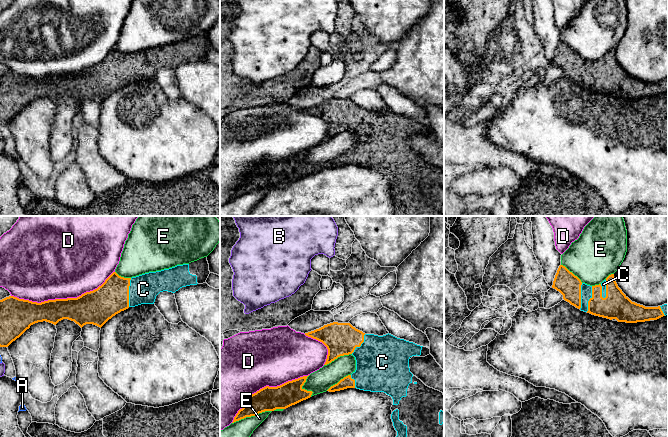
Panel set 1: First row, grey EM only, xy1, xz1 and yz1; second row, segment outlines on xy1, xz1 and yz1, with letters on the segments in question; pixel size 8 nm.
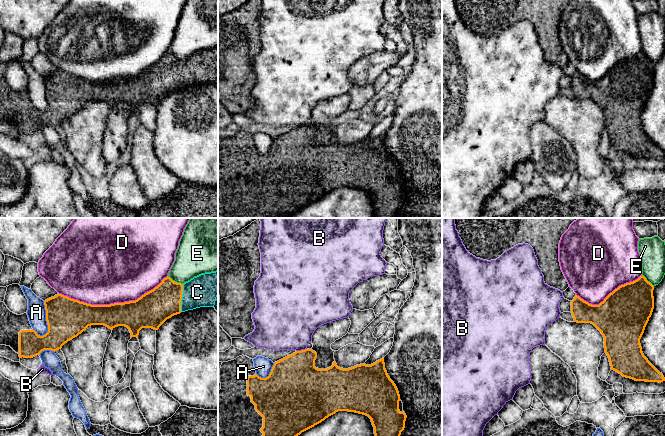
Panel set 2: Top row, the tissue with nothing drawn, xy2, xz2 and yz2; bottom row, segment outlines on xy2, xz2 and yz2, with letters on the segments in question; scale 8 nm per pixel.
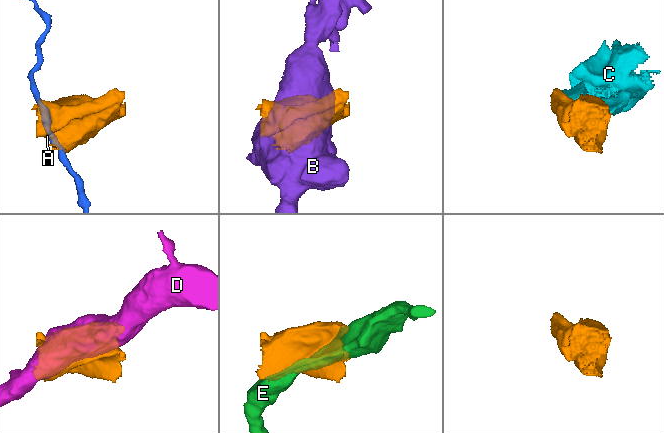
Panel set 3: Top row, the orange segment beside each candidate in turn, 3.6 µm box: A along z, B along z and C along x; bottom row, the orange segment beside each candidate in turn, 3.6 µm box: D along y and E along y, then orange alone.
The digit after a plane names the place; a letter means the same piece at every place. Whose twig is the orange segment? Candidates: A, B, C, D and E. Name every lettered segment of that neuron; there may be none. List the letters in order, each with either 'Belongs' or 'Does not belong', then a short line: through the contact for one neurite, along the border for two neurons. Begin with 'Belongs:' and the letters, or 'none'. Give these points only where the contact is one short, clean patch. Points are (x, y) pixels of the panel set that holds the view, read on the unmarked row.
Belongs: C
A: Does not belong
B: Does not belong. Line: xz2 (306, 124), (296, 127)
C: Belongs
D: Does not belong
E: Does not belong

